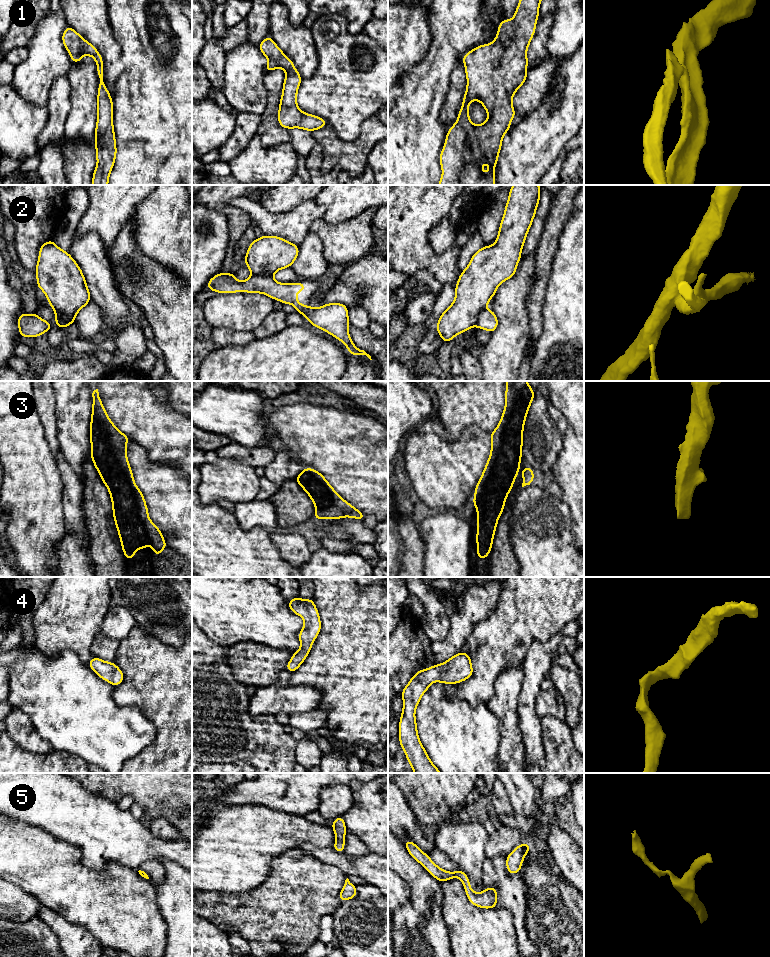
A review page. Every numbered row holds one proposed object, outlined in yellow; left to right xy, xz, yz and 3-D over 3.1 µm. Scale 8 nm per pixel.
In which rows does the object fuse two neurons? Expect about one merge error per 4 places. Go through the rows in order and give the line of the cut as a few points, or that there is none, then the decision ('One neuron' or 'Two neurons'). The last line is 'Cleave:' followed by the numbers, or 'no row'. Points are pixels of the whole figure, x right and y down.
1: Split along xz (293, 65), (286, 72). Two neurons
2: Split along xy (55, 313), (64, 313), (73, 320). Two neurons
3: No split. One neuron
4: No split. One neuron
5: No split. One neuron
Cleave: 1, 2

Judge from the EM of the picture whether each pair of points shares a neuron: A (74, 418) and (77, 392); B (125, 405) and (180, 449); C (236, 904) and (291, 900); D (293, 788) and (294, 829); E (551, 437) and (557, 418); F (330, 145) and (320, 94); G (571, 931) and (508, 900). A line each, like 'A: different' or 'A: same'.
A: same
B: same
C: same
D: different
E: different
F: different
G: different

